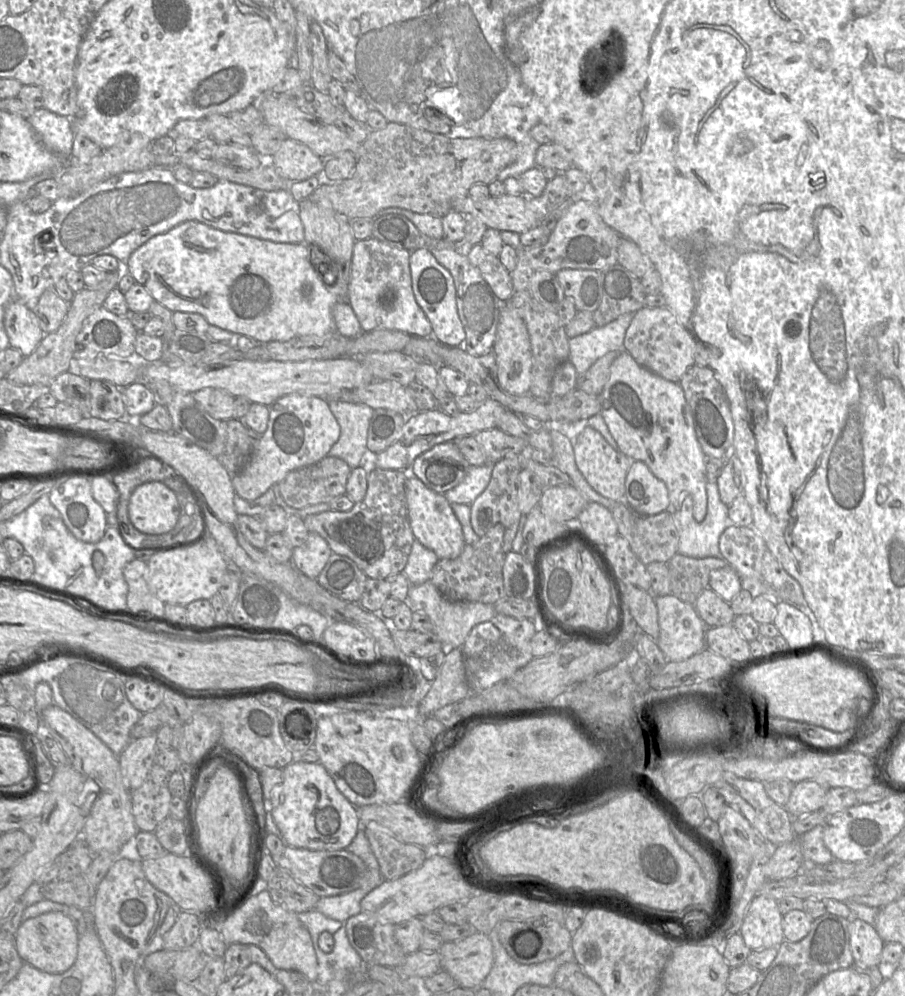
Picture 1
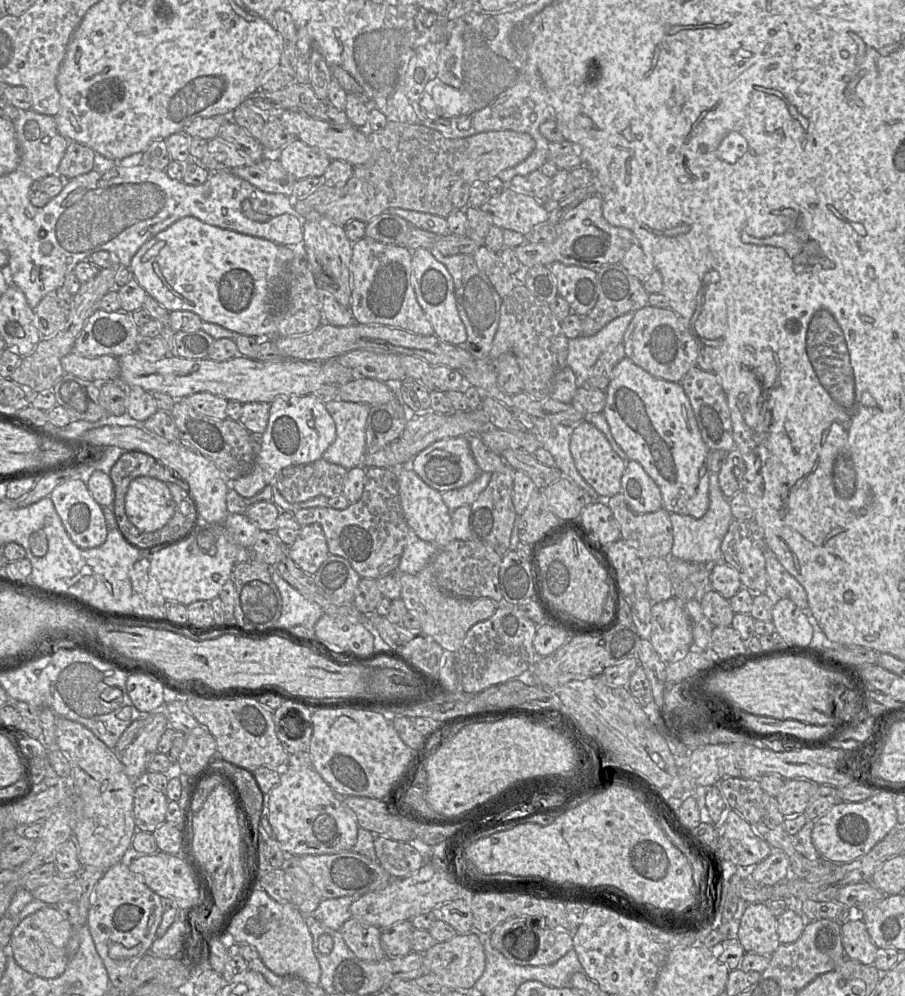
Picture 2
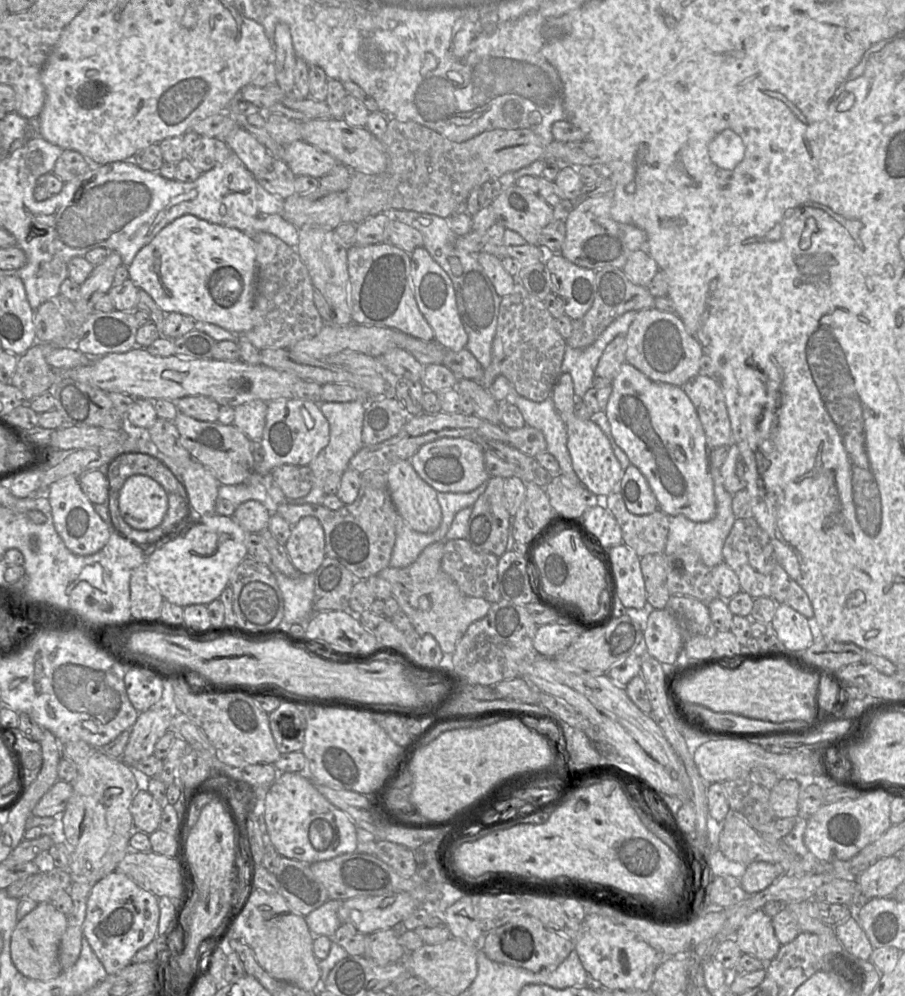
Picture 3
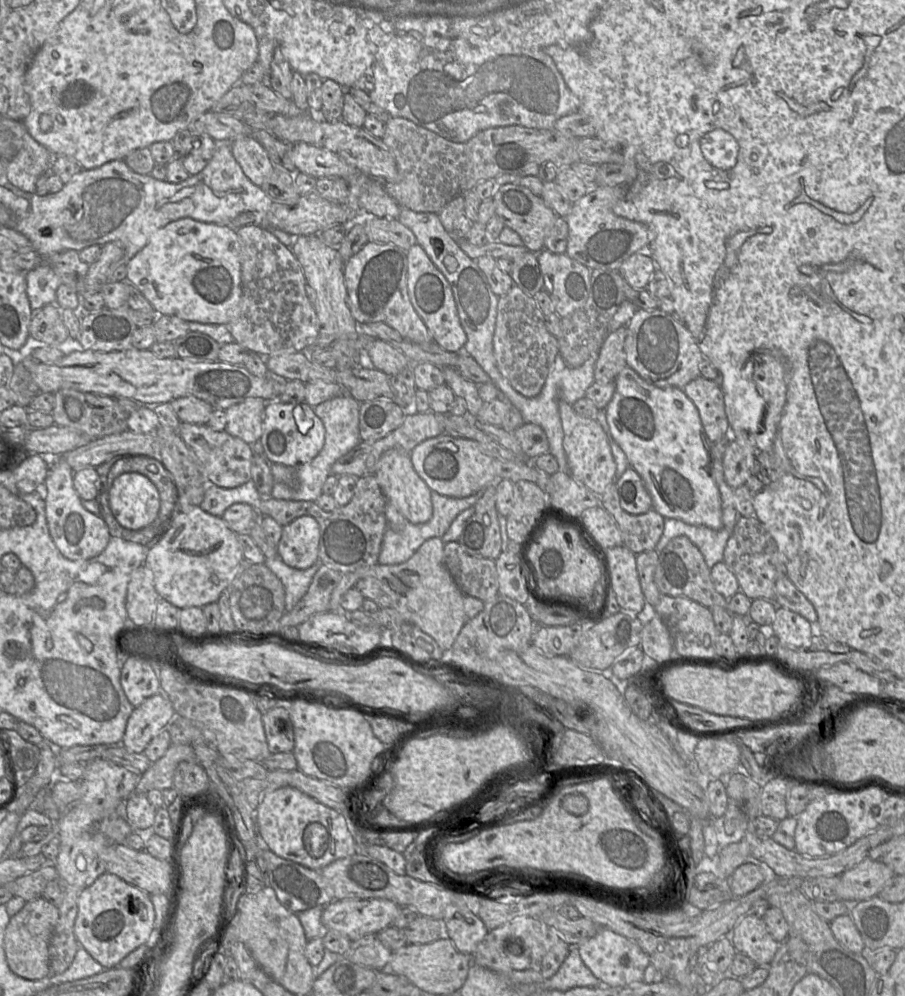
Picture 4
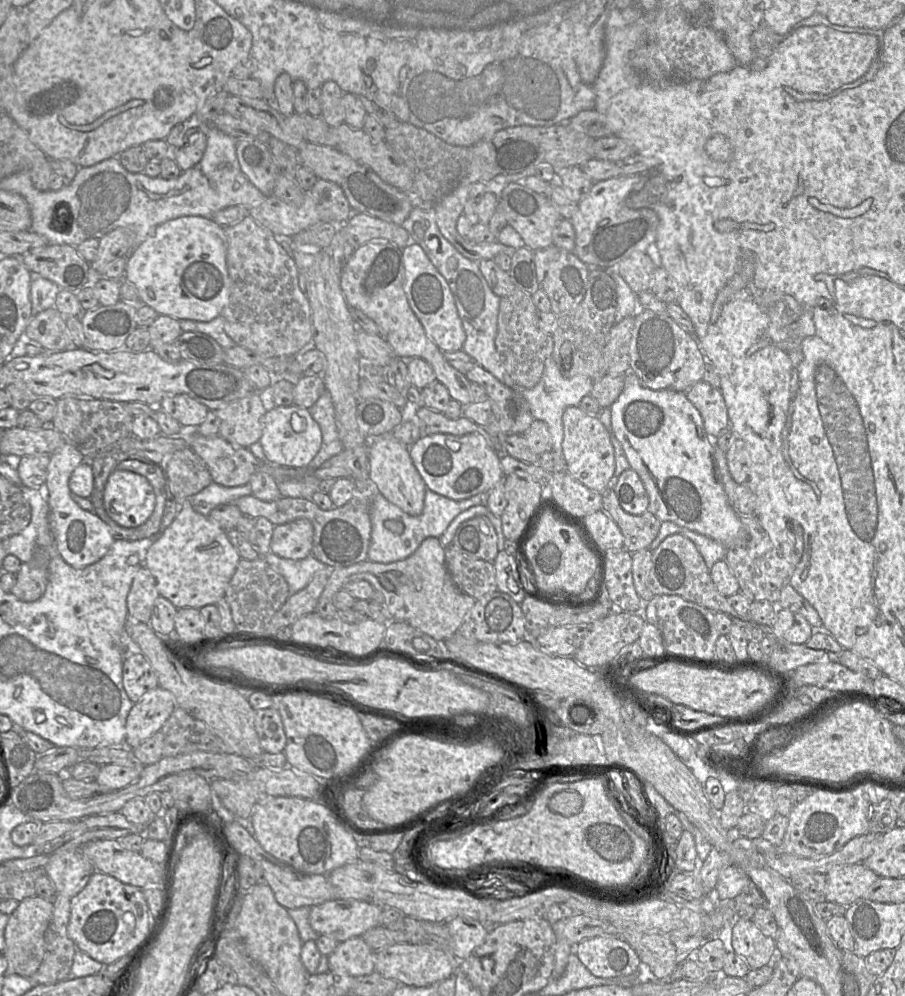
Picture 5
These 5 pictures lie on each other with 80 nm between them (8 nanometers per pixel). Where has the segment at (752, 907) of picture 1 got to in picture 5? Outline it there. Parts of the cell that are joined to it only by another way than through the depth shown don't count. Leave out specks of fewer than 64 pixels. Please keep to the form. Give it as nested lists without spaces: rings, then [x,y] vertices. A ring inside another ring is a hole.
[[[736,918],[732,925],[731,945],[750,970],[771,964],[777,956],[776,942],[766,936],[751,919]]]

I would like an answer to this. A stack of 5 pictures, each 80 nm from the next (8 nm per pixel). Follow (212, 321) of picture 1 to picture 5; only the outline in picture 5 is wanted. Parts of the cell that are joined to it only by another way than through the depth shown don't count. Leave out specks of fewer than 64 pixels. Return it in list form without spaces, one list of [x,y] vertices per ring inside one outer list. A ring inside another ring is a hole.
[[[200,216],[176,218],[157,226],[144,242],[132,250],[127,256],[124,277],[136,288],[141,304],[151,307],[158,313],[158,315],[169,316],[176,320],[190,319],[194,321],[208,322],[219,316],[229,301],[231,282],[226,266],[226,251],[227,241],[224,228],[213,222],[211,219]]]

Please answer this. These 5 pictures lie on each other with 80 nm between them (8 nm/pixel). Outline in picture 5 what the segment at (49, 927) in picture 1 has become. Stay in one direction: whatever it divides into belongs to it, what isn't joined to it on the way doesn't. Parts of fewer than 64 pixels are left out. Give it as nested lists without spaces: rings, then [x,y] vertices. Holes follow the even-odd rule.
[[[33,896],[20,901],[9,916],[5,928],[5,943],[8,966],[12,973],[30,978],[39,968],[45,953],[45,932],[53,915],[53,903]]]

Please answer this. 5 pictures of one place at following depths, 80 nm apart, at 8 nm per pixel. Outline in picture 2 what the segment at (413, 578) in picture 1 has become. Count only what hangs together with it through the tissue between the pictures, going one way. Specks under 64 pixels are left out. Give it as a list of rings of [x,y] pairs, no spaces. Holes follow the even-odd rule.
[[[408,526],[406,544],[398,565],[399,574],[416,574],[420,572],[437,554],[438,548],[421,540]]]

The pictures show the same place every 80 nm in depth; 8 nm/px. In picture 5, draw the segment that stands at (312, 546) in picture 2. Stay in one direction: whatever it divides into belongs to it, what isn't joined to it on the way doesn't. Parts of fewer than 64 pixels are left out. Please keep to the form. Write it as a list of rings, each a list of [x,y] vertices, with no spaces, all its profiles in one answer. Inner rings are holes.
[[[306,518],[275,525],[270,543],[270,552],[291,560],[312,555],[314,528]]]

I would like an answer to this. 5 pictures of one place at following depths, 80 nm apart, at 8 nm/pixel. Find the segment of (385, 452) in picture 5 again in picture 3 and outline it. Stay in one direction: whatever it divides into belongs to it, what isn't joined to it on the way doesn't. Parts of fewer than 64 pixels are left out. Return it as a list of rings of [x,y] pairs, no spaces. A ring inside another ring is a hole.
[[[409,460],[393,463],[385,474],[388,490],[398,514],[413,530],[420,533],[434,532],[442,520],[442,511],[437,499],[438,492],[417,474]]]

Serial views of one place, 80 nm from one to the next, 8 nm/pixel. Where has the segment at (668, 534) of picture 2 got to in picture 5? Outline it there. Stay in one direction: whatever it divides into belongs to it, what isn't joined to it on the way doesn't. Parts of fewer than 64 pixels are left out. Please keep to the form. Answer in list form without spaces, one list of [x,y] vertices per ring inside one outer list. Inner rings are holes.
[[[613,488],[602,493],[602,510],[620,528],[624,536],[624,548],[630,553],[648,549],[660,531],[662,521],[650,511],[641,515],[624,511]]]

